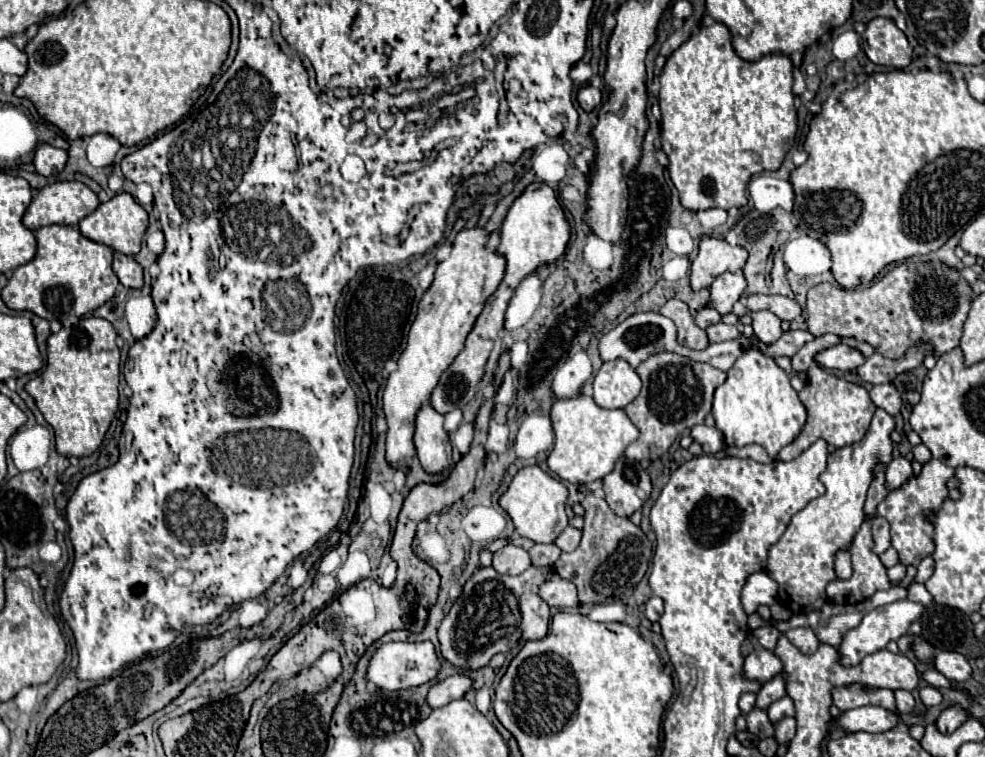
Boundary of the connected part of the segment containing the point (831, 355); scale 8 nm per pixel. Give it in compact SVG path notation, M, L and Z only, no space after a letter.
M842 343L828 347L824 351L818 351L814 359L824 369L840 369L840 371L852 371L864 363L864 357L860 351L850 349L848 345L842 345Z

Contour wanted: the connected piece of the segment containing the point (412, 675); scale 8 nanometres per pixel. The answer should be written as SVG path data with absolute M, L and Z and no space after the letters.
M432 641L422 643L384 643L376 649L372 655L368 669L366 669L366 681L372 681L382 691L398 691L406 687L422 685L436 677L440 669L440 661L436 655L436 649Z

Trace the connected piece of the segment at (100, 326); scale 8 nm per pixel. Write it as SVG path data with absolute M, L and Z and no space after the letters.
M82 317L80 327L62 327L48 337L48 363L42 375L26 383L26 393L36 401L36 407L54 429L56 451L64 457L92 455L108 431L118 409L118 375L120 375L120 349L116 345L116 331L110 321L100 317Z

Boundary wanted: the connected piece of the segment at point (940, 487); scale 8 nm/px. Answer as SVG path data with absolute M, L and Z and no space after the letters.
M930 459L922 465L920 475L912 475L904 485L890 491L890 495L878 505L876 515L888 519L892 547L898 551L900 563L918 567L918 563L934 551L934 523L928 521L928 513L938 513L944 501L948 501L948 479L954 477L954 469L938 459Z

